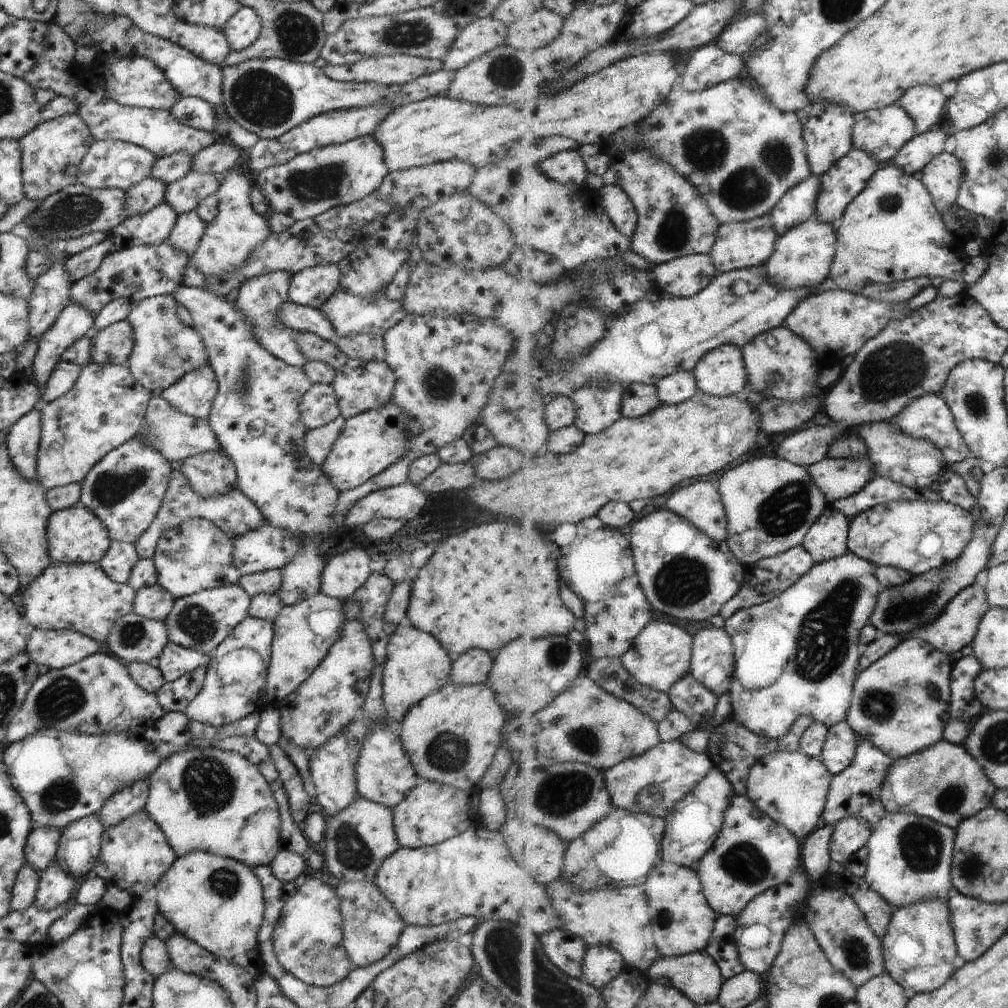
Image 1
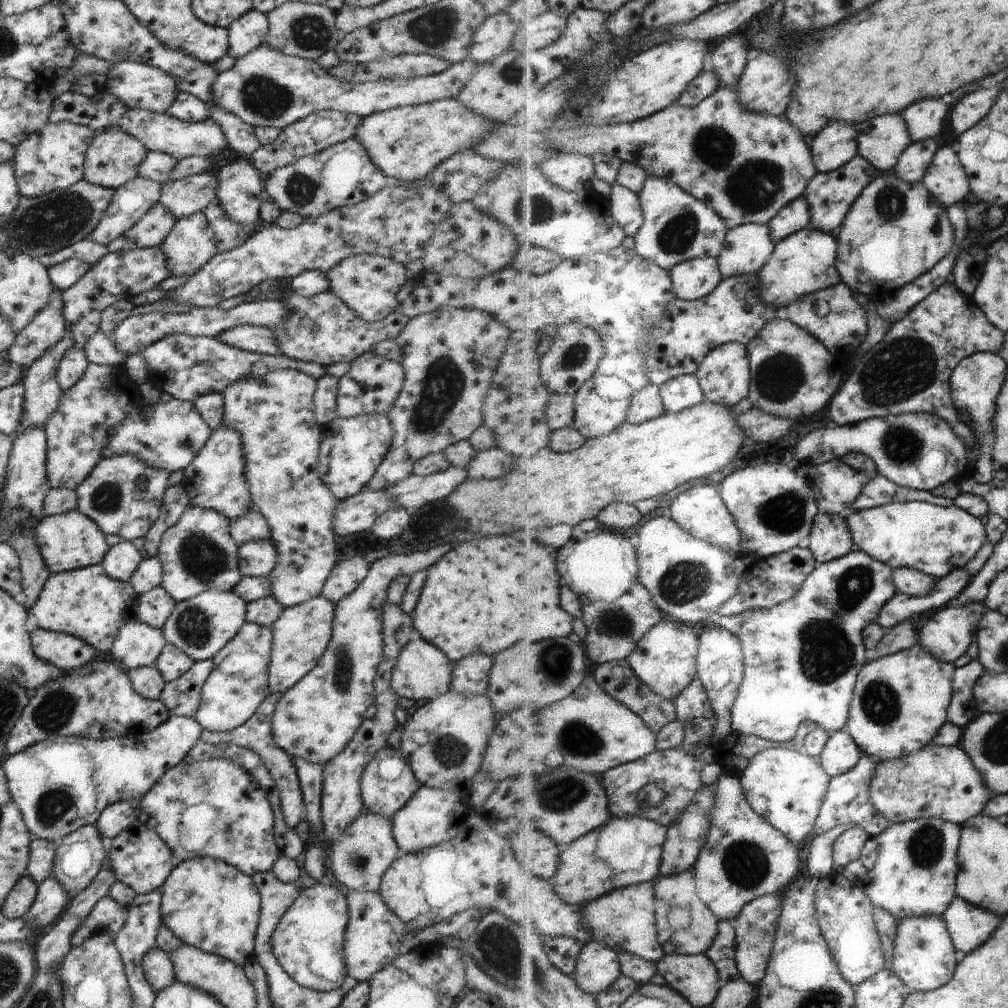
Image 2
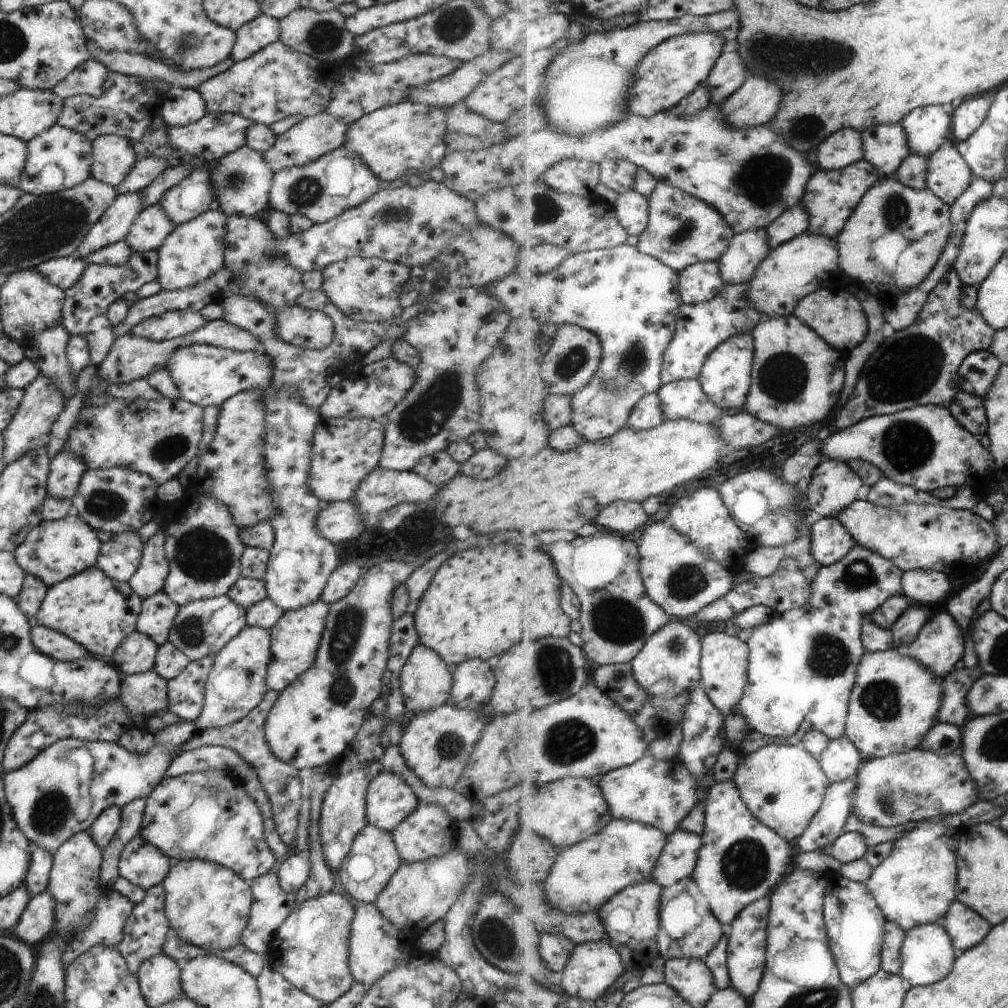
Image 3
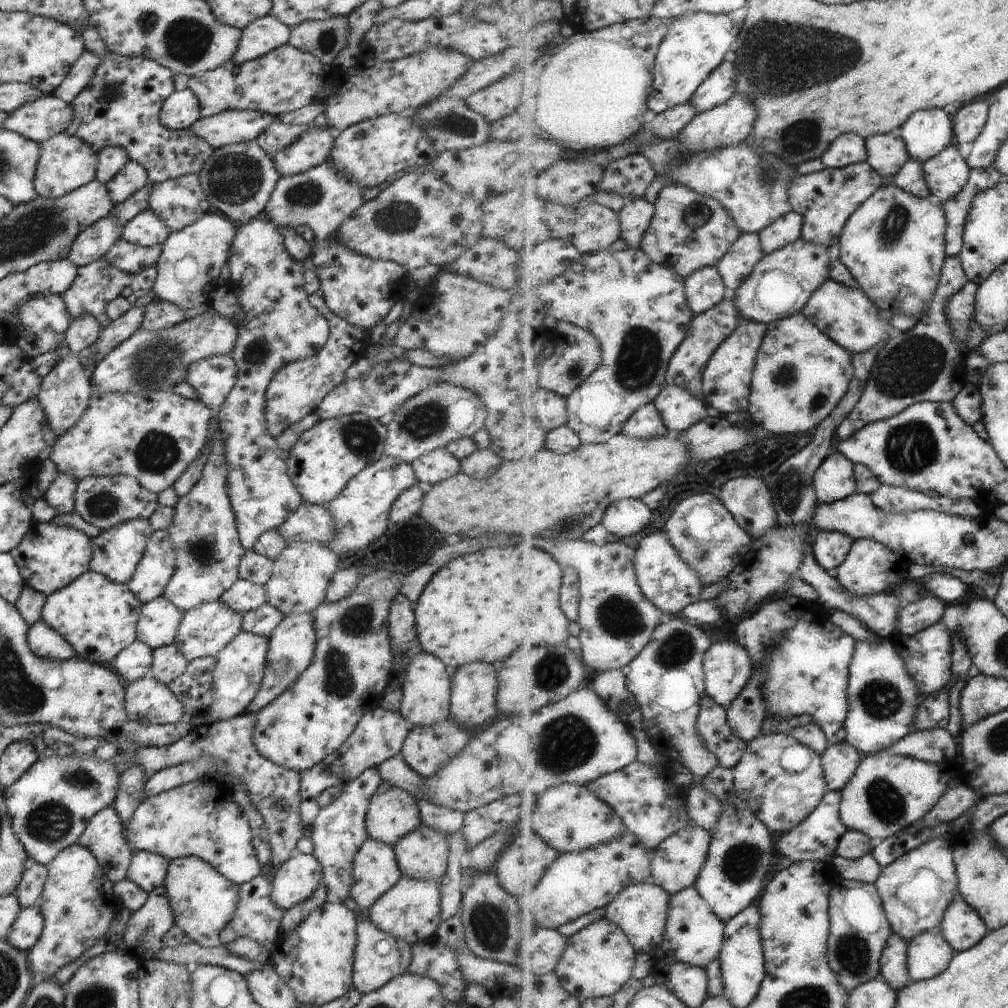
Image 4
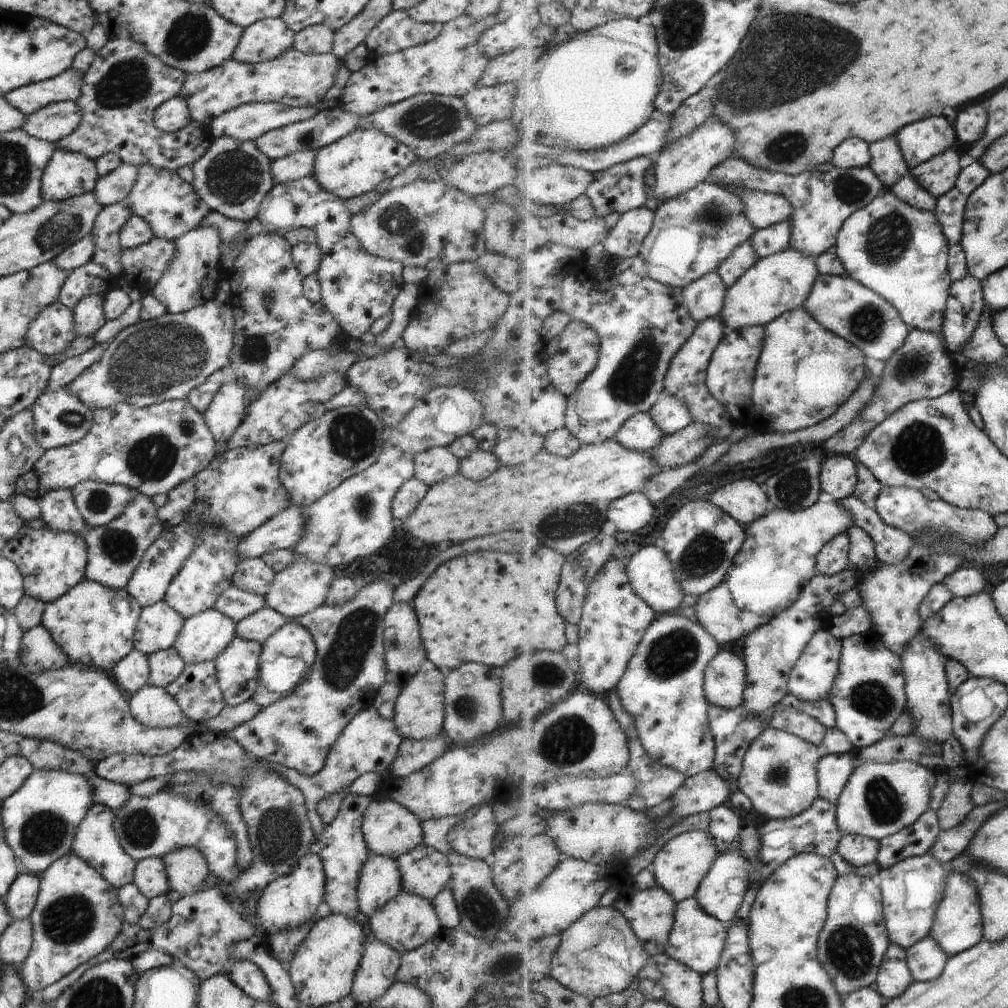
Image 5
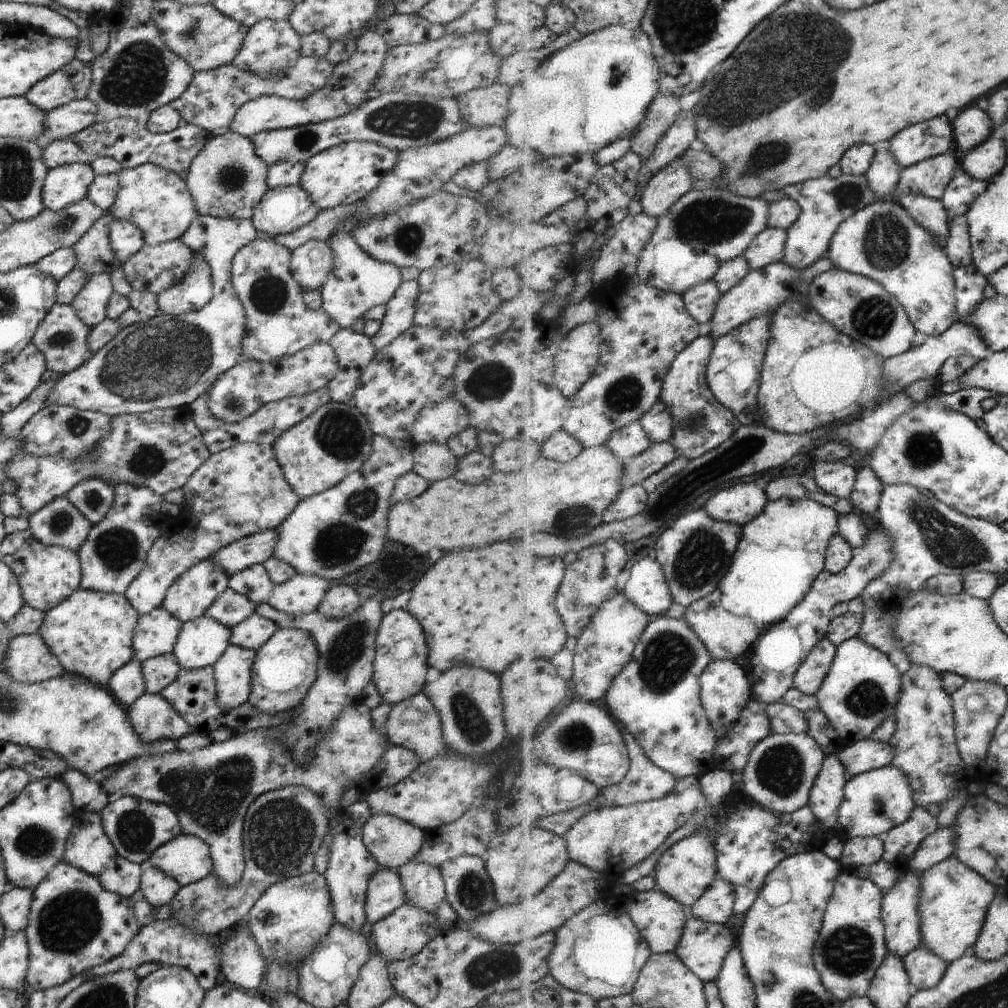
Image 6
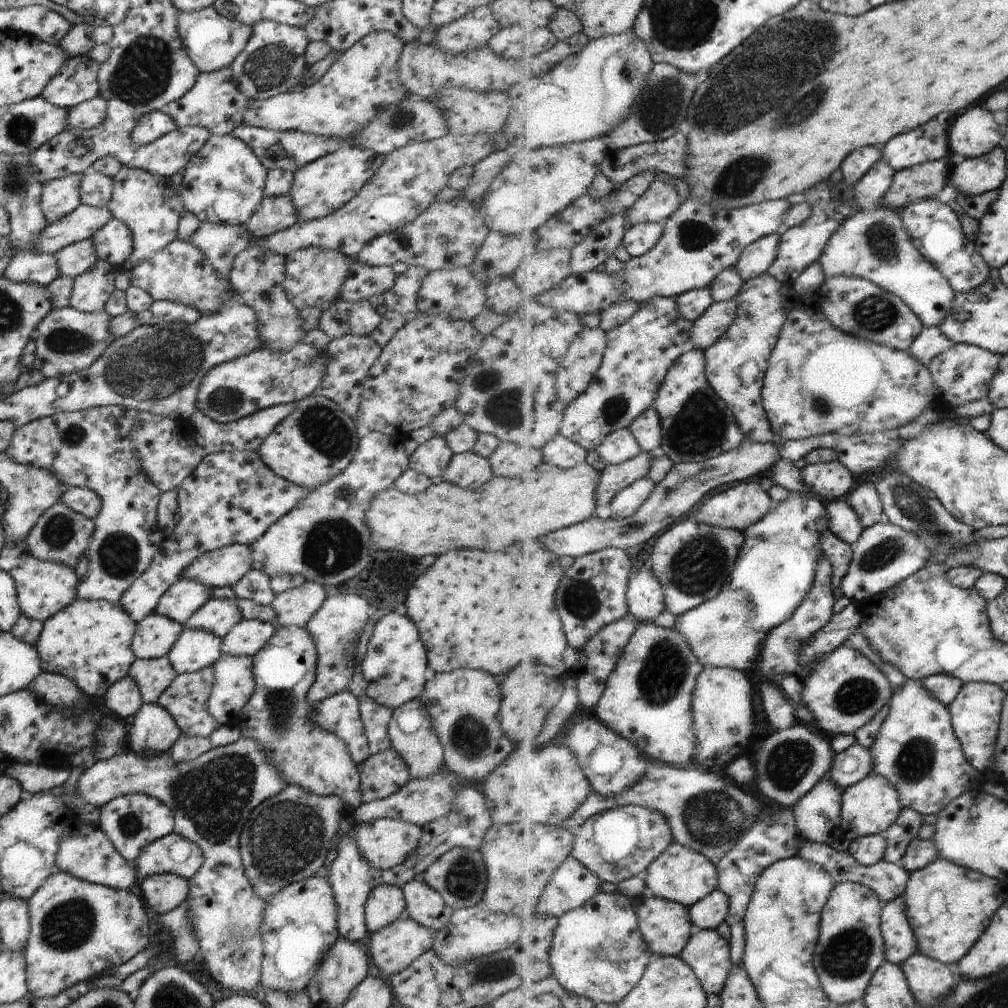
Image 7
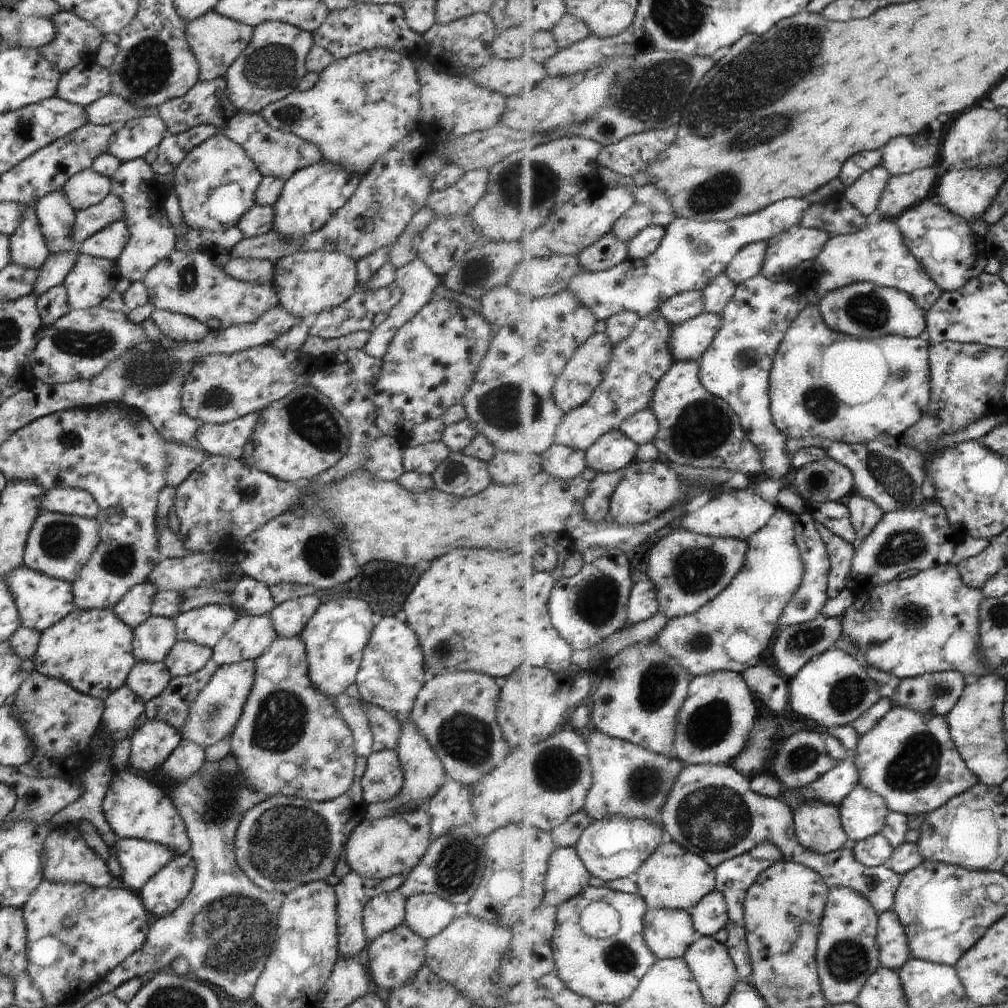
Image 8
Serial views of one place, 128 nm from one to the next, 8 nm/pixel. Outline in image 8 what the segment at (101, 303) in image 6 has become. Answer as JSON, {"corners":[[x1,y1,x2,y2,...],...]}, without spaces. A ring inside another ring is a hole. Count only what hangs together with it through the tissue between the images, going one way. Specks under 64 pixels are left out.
{"corners":[[78,253,61,285,70,308,85,310,100,305,119,279,114,261]]}

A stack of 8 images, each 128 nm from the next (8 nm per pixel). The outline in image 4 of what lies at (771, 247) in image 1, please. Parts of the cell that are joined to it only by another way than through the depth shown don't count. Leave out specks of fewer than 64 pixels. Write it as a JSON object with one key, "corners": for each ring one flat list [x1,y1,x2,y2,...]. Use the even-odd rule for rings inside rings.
{"corners":[[742,233,739,240,731,246,730,252,716,266,730,294,746,282,764,255,760,233]]}

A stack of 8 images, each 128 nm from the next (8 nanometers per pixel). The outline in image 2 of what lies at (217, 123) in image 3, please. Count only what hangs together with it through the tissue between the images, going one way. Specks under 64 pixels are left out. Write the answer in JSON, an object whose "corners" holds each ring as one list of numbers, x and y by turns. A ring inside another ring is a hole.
{"corners":[[133,109,127,110,127,112,118,119,116,128,107,129,116,129,118,132,127,134,130,138,137,140,147,151,156,151,167,154,168,156,175,158,176,162,180,162,186,157,193,157,194,155,213,158,216,154,221,154,221,152,227,150,223,134,220,134,219,128,209,118,204,119,199,123,187,123,176,120,166,113,151,113,144,109]]}

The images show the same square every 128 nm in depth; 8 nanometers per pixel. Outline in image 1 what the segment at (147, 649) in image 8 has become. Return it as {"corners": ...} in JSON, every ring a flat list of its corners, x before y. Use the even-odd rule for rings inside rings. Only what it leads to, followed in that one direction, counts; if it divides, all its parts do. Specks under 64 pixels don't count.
{"corners":[[157,583,143,586,135,591,132,612,141,618,161,622,171,612,173,601,172,596]]}

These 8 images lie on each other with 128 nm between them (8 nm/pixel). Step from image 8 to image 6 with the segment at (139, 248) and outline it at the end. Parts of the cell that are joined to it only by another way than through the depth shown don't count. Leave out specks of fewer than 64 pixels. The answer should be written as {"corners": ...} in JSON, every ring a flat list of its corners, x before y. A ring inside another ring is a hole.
{"corners":[[142,164,132,169,120,169,117,176,119,186,107,212,114,219,130,222,139,228,143,244,151,246,178,239,196,217,191,195,184,181,174,172,152,164]]}

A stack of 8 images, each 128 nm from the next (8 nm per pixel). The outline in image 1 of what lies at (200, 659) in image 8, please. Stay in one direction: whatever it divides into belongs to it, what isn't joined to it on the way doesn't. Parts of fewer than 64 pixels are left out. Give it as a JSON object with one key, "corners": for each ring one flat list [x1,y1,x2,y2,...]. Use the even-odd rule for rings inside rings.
{"corners":[[237,584,203,589,185,598,176,598,171,612,162,620,168,641,208,656,248,616,249,603,250,596]]}

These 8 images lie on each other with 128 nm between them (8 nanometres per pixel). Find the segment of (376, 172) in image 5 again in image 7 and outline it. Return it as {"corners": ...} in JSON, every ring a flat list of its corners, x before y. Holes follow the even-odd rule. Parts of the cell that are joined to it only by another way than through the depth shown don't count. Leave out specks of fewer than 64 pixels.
{"corners":[[341,146,335,152,324,154,313,162,299,167,293,173,291,188,287,196,295,208,297,222,309,222,330,215,341,208,359,192,359,189,381,166,383,155,369,149]]}

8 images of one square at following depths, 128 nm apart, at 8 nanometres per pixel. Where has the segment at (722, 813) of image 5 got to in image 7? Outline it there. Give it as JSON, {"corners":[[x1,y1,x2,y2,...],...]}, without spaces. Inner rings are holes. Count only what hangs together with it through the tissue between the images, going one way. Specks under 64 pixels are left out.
{"corners":[[783,809,783,812,775,814,773,818,769,814,763,814,761,822,755,822,757,826,743,836,742,841,731,850,721,862,718,862,721,889,730,898,730,913,728,914,726,924,731,931,731,956,732,963,744,966,743,957,746,949,747,934,745,916,747,908,754,896,754,890,757,888,759,876,765,872,772,864,781,859,788,859,797,855,797,846,799,842,807,841,807,838,801,834,795,822,794,809]]}

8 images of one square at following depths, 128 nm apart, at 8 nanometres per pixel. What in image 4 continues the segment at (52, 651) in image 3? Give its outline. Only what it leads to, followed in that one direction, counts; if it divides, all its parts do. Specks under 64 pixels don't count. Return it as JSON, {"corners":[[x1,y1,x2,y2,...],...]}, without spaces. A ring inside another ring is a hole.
{"corners":[[40,620,28,626,26,641,29,652,37,658,62,661,76,656,63,637]]}

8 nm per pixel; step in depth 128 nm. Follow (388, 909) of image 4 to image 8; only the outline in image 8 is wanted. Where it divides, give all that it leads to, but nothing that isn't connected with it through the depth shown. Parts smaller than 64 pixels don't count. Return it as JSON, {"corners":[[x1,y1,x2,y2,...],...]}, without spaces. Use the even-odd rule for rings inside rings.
{"corners":[[402,924,369,942,369,946,367,946,367,968,369,968,369,974,371,974,379,992,382,989,386,992,395,990,417,974,417,970,424,963,425,942,426,940,419,938,418,934,413,934,409,928]]}

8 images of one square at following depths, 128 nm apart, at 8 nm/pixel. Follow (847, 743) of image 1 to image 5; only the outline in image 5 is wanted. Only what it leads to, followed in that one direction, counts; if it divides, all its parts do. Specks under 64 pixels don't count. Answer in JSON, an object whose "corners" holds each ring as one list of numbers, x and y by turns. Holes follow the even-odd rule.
{"corners":[[854,753,824,754,818,764,819,796,837,804,856,766]]}

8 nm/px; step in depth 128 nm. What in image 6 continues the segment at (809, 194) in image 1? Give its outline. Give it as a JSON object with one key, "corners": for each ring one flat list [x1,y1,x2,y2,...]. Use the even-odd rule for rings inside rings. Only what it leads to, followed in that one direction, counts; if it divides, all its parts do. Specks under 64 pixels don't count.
{"corners":[[769,227,752,242,746,250,745,258,750,262,751,270,763,270,775,262,783,261,786,253,788,230]]}

